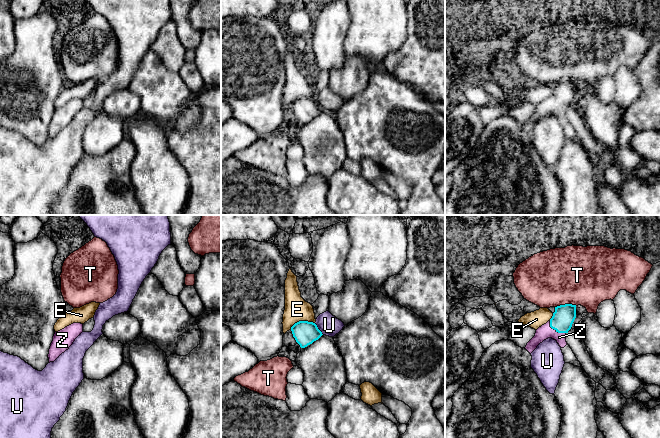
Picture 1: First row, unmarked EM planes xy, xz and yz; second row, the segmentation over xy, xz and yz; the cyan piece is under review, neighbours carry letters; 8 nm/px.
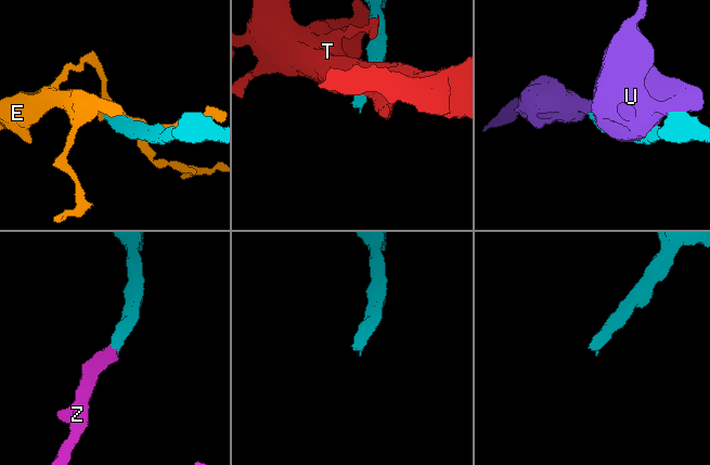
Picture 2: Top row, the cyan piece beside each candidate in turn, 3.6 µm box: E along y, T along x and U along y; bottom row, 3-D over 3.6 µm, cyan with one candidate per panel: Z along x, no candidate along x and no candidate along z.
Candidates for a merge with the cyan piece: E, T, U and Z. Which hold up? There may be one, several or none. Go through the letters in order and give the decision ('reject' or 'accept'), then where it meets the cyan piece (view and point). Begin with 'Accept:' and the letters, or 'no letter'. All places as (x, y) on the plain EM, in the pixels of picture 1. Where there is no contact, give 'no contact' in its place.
Accept: Z
E: reject | xz (302, 97)
T: reject | yz (565, 80)
U: reject | xz (318, 105)
Z: accept | yz (555, 105)

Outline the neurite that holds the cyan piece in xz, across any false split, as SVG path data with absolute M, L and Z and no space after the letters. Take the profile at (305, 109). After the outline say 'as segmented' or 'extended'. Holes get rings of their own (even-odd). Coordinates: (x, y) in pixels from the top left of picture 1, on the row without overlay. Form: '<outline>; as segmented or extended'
M299 97L291 103L293 113L301 124L318 116L323 110L313 98Z; as segmented

